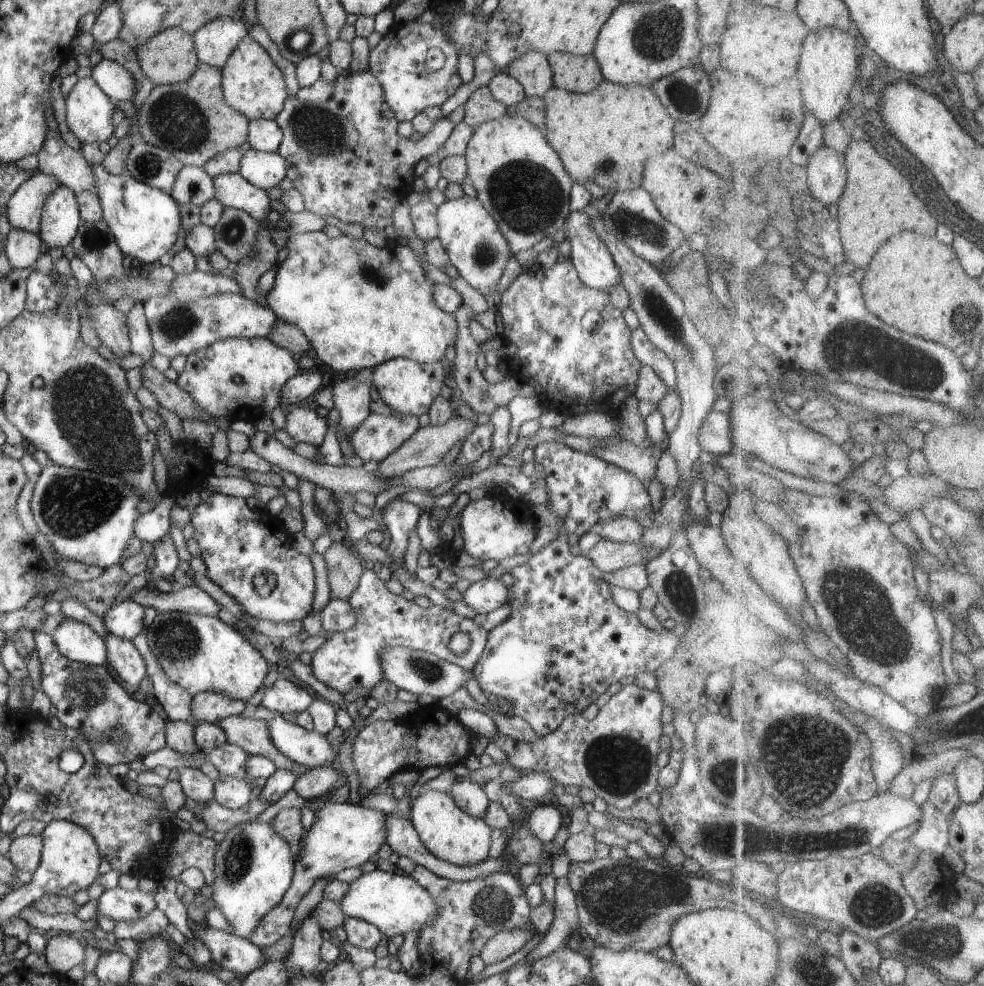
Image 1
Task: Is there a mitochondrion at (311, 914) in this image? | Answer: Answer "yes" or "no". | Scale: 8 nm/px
no

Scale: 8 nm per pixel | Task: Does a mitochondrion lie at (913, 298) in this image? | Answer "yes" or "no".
no

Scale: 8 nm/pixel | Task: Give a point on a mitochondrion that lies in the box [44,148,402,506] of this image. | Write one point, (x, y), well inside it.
(91, 413)

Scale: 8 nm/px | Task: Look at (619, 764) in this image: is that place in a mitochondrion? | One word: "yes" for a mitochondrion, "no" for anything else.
yes

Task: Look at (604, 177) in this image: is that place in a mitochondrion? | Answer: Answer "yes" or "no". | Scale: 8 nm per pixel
yes

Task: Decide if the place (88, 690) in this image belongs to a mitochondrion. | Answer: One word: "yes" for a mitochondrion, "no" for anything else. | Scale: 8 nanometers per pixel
yes

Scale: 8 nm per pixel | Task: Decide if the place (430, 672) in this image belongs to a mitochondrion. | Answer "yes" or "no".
yes

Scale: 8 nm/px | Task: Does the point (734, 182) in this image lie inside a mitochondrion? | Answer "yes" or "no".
no

